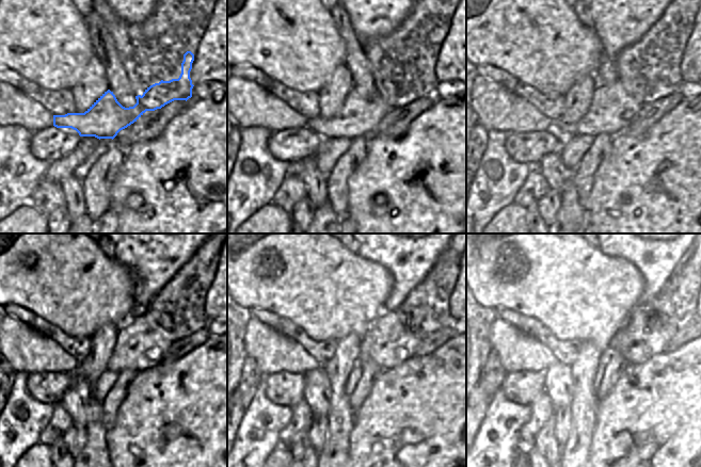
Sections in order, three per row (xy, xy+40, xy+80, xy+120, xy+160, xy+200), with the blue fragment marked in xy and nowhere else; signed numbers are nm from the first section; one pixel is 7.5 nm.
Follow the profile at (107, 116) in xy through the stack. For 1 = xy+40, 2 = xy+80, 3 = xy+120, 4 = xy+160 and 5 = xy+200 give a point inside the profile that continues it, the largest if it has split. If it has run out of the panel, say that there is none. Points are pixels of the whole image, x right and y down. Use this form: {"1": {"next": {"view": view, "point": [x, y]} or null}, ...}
{"1": {"next": {"view": "xy+40", "point": [357, 115]}}, "2": {"next": {"view": "xy+80", "point": [612, 107]}}, "3": {"next": {"view": "xy+120", "point": [141, 344]}}, "4": {"next": {"view": "xy+160", "point": [385, 343]}}, "5": {"next": {"view": "xy+200", "point": [636, 344]}}}

